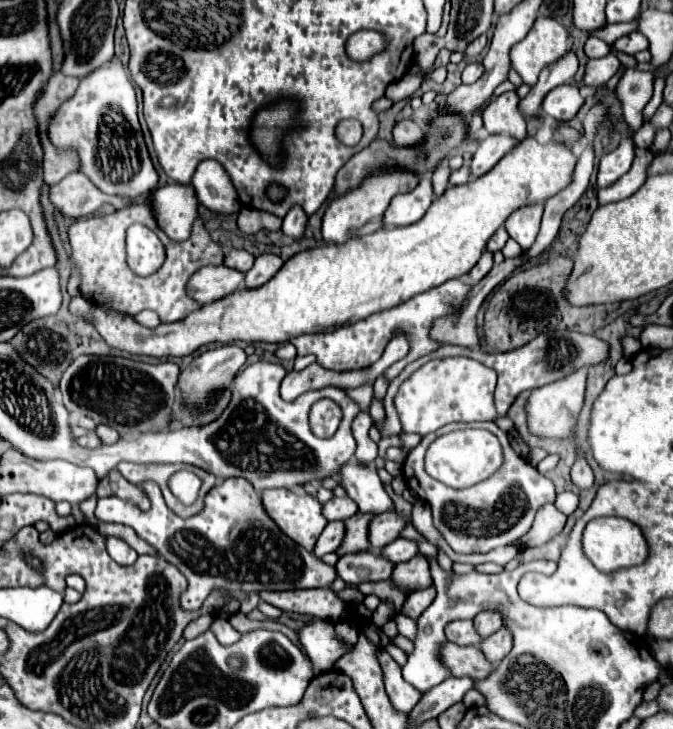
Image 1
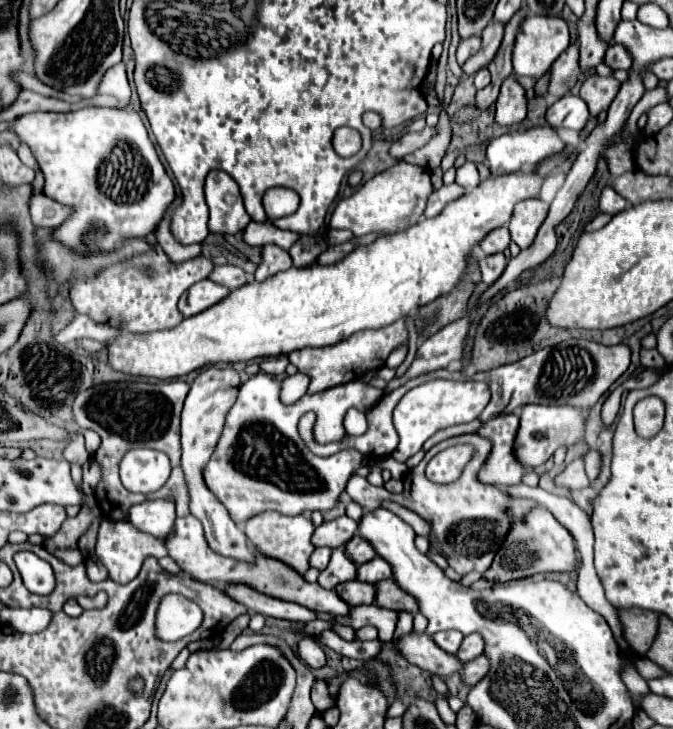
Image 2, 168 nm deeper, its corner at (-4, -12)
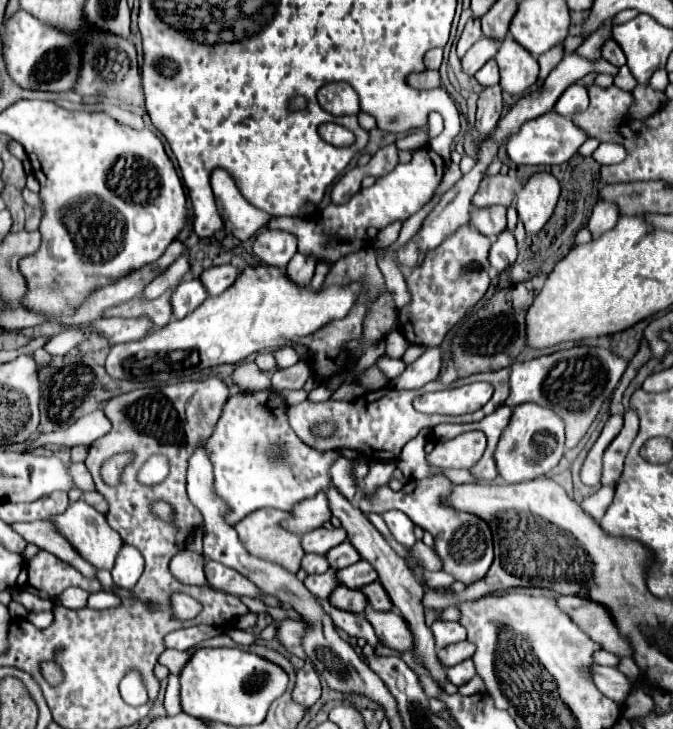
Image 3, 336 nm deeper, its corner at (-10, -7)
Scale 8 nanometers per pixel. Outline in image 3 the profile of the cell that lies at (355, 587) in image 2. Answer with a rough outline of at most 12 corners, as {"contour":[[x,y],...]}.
{"contour":[[336,587],[332,607],[362,613],[368,605],[358,589]]}

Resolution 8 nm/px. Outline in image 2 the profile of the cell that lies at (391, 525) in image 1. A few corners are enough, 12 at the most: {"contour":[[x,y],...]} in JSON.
{"contour":[[362,536],[346,544],[348,556],[356,564],[376,558],[374,548]]}

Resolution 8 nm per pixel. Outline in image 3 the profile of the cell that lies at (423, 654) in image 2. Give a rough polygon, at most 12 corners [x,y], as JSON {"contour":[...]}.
{"contour":[[366,609],[382,645],[414,651],[412,633],[396,609]]}

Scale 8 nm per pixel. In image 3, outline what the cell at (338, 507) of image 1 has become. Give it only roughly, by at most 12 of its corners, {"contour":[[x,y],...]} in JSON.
{"contour":[[318,529],[302,535],[304,553],[324,555],[346,541],[346,531]]}

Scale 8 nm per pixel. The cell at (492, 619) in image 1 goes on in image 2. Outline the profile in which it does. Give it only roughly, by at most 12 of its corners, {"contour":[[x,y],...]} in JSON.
{"contour":[[470,634],[464,638],[458,656],[470,662],[484,652],[482,636]]}

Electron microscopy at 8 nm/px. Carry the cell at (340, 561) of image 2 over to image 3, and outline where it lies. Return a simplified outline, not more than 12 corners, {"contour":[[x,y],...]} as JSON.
{"contour":[[334,569],[308,575],[304,585],[318,599],[328,599],[336,587]]}

